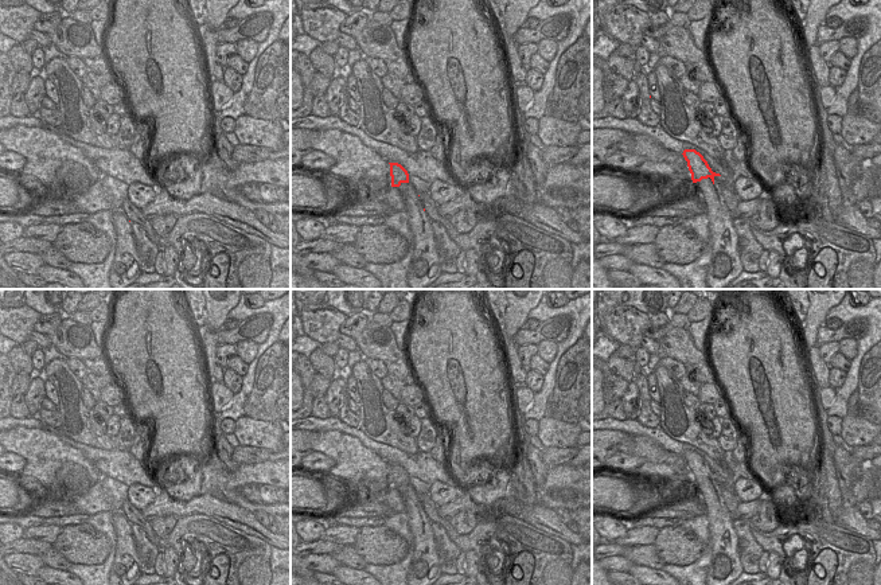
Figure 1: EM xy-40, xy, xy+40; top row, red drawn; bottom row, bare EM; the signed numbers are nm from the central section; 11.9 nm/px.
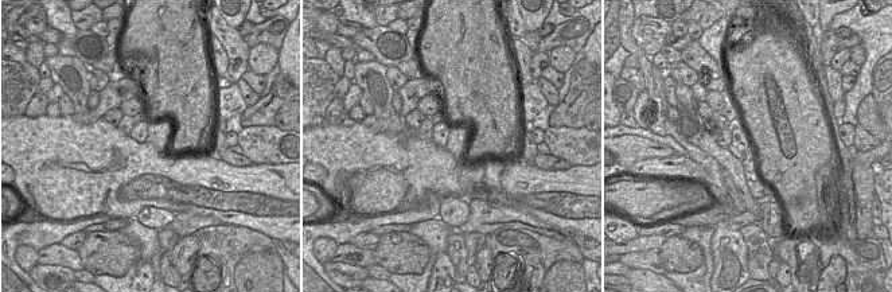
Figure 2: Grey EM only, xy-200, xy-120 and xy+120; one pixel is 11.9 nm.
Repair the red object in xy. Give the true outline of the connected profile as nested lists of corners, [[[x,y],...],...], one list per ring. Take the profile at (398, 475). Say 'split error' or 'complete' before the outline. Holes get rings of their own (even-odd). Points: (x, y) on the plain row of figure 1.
split error; [[[398,464],[390,465],[391,488],[397,488],[405,503],[409,530],[414,541],[413,558],[408,570],[408,585],[432,585],[441,573],[432,520],[425,514],[420,496],[409,483],[408,472]]]

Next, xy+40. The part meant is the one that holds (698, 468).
split error; [[[685,451],[682,456],[687,463],[697,498],[706,506],[709,520],[712,561],[705,584],[729,585],[740,577],[742,566],[738,554],[738,538],[733,529],[730,512],[721,503],[714,488],[714,479],[721,476],[713,473],[703,457],[695,451]]]

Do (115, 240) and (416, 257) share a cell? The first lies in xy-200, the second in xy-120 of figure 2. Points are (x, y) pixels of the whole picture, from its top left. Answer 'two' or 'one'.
one

